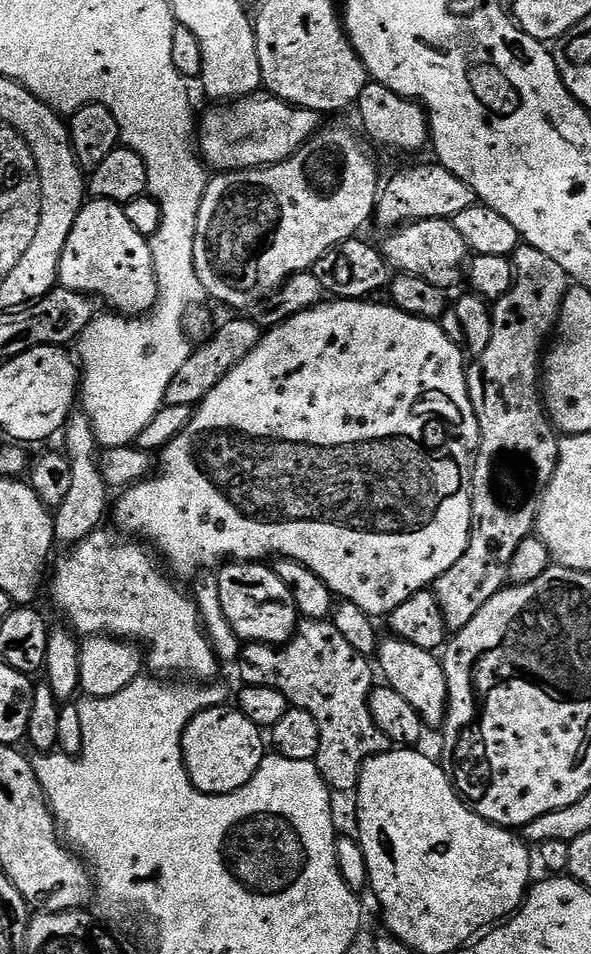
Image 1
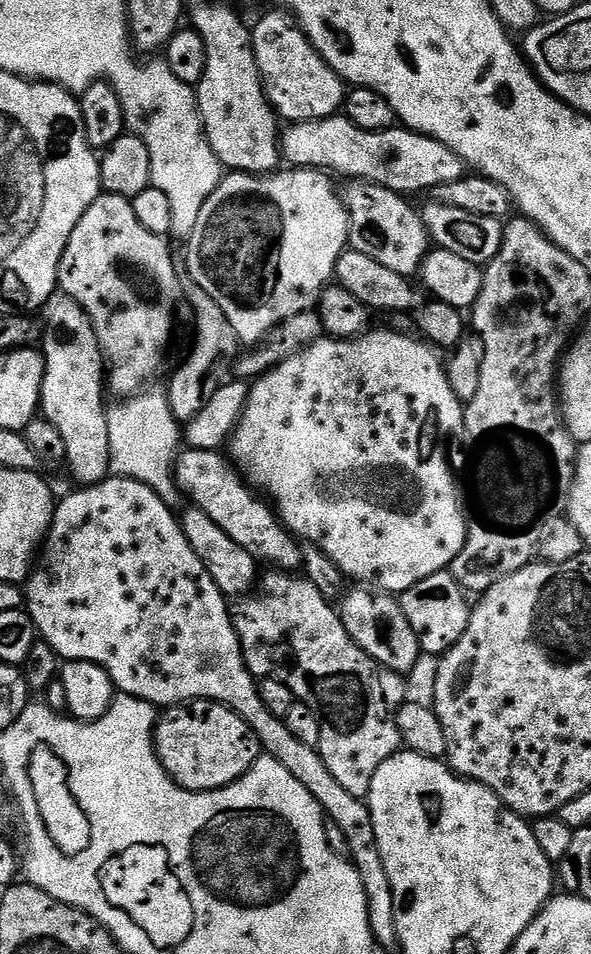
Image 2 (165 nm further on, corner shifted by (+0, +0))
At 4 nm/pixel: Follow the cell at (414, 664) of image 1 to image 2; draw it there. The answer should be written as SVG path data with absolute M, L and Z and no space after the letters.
M364 586L353 588L356 589L353 592L351 589L343 597L338 608L350 638L354 638L356 645L366 650L370 658L374 658L391 672L408 674L408 671L422 659L422 653L414 629L410 626L410 622L406 622L406 614L402 614L399 599L395 595L385 594L379 590L369 590Z

